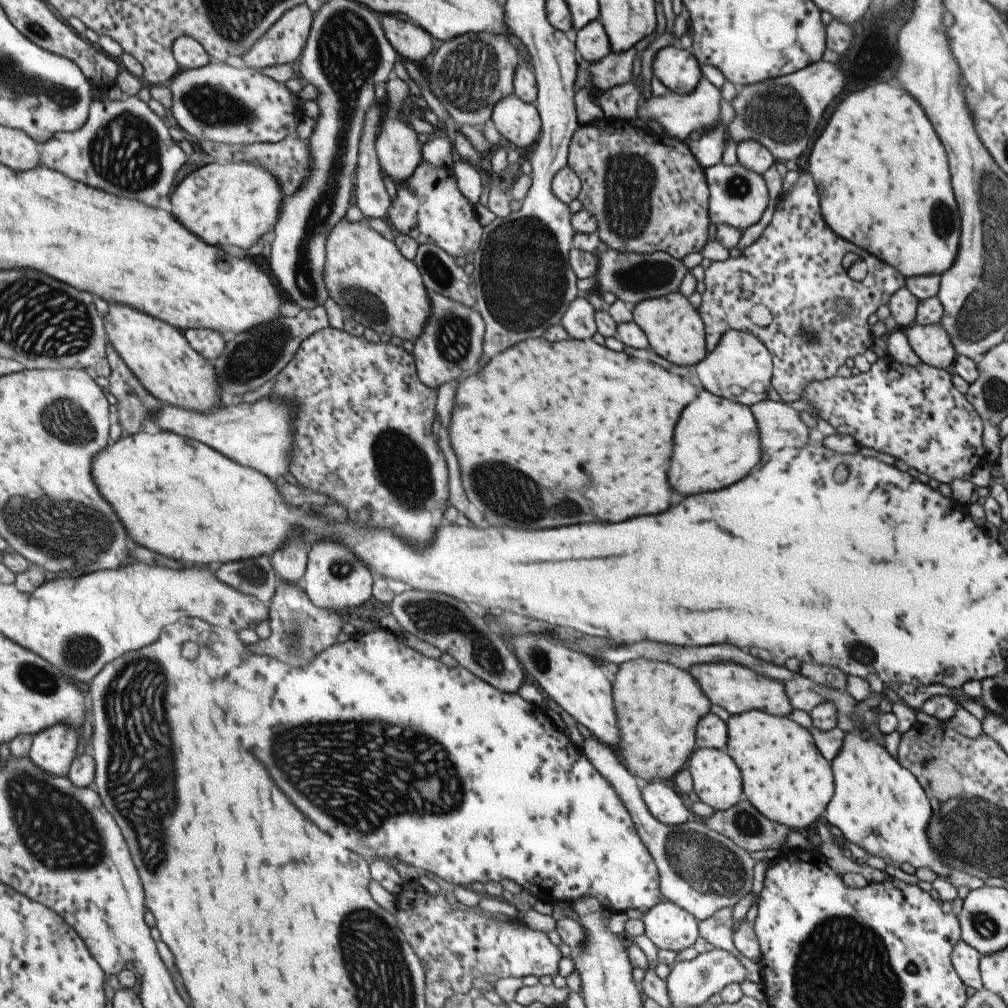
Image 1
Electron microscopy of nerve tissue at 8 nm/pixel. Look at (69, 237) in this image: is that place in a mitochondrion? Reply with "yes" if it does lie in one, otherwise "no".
no

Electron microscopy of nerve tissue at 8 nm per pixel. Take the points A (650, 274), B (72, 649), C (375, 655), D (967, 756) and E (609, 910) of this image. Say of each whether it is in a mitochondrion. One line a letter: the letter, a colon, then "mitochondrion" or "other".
A: mitochondrion
B: mitochondrion
C: other
D: other
E: other

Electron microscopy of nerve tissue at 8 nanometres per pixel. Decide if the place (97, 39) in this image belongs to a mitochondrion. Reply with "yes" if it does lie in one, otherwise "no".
no

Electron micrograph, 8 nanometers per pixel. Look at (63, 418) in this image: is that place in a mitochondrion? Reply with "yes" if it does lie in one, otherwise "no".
yes

